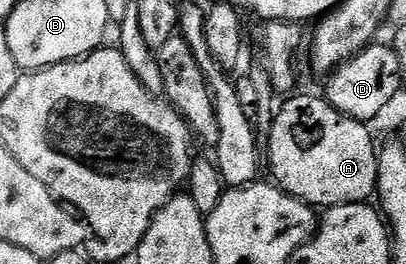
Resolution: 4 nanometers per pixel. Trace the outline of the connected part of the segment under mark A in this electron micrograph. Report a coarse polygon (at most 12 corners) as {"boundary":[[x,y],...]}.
{"boundary":[[297,94],[270,125],[271,176],[315,208],[369,203],[369,125]]}

